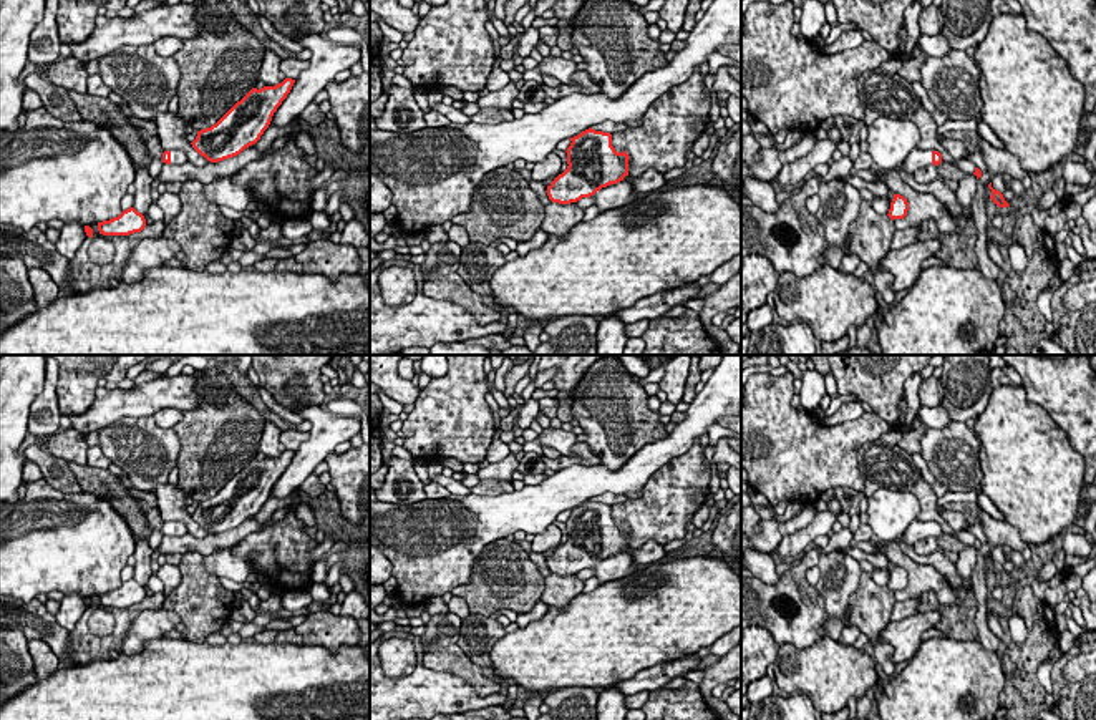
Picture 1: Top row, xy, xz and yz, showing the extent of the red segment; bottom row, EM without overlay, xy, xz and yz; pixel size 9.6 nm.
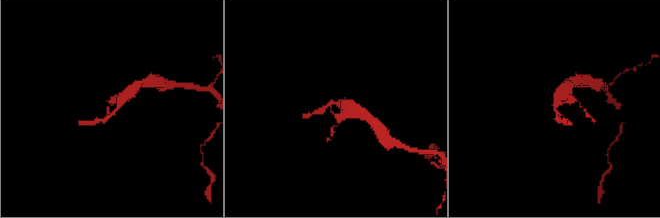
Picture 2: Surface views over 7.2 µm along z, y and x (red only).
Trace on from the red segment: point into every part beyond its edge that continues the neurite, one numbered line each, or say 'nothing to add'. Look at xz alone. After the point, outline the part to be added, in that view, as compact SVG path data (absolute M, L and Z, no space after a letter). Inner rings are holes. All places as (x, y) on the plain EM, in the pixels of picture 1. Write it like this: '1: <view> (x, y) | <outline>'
nothing to add

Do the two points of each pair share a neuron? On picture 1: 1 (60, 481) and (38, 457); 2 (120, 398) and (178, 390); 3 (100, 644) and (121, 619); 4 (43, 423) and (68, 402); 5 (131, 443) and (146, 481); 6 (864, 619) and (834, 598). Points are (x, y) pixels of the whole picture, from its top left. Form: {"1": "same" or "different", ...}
{"1": "same", "2": "same", "3": "same", "4": "different", "5": "same", "6": "different"}

